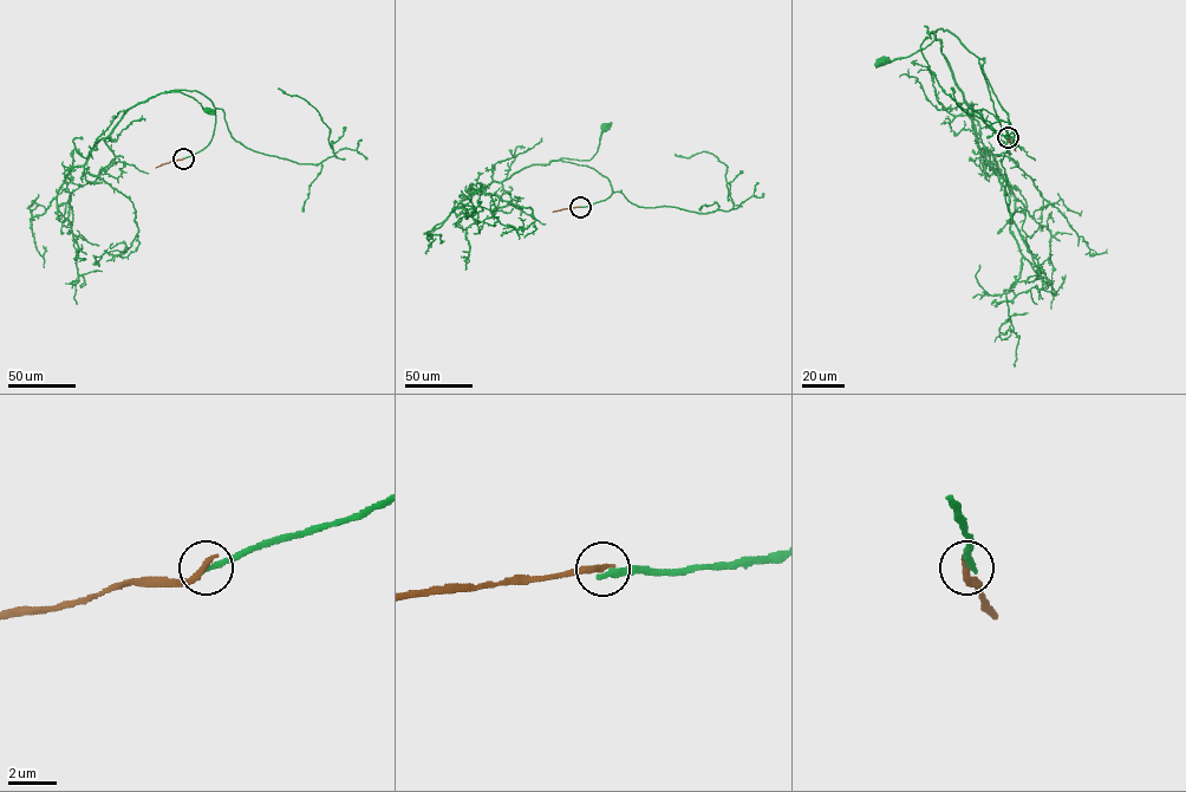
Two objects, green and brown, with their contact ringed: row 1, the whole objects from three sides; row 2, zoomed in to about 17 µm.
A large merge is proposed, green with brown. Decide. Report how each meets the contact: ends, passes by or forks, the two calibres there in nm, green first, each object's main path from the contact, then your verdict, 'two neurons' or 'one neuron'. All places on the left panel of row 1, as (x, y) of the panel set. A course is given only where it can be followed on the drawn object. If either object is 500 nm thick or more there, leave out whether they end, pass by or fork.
green ends there; brown ends there; 280 nm thick on the green side, 300 nm on the other; green runs (183, 158), (209, 143), (215, 108), (197, 91), (162, 92), (182, 92), (207, 110); brown runs (183, 158), (155, 167); two neurons

